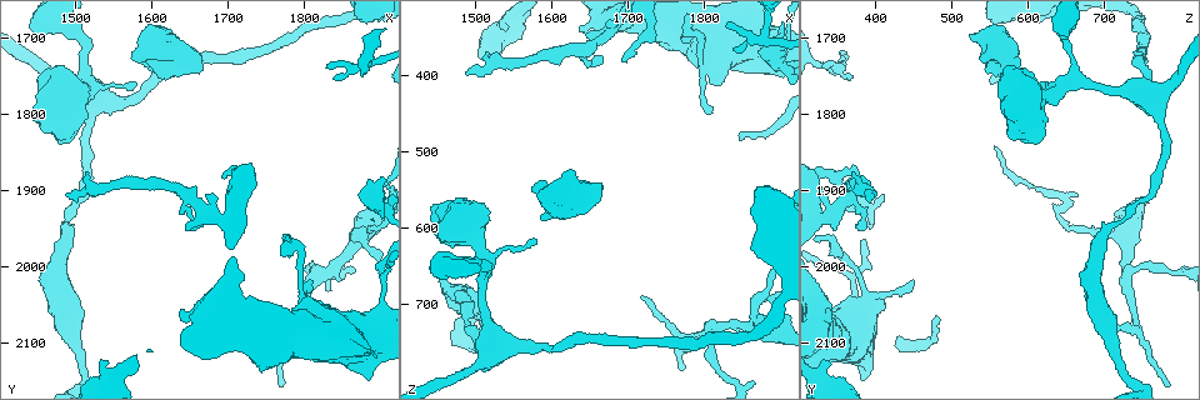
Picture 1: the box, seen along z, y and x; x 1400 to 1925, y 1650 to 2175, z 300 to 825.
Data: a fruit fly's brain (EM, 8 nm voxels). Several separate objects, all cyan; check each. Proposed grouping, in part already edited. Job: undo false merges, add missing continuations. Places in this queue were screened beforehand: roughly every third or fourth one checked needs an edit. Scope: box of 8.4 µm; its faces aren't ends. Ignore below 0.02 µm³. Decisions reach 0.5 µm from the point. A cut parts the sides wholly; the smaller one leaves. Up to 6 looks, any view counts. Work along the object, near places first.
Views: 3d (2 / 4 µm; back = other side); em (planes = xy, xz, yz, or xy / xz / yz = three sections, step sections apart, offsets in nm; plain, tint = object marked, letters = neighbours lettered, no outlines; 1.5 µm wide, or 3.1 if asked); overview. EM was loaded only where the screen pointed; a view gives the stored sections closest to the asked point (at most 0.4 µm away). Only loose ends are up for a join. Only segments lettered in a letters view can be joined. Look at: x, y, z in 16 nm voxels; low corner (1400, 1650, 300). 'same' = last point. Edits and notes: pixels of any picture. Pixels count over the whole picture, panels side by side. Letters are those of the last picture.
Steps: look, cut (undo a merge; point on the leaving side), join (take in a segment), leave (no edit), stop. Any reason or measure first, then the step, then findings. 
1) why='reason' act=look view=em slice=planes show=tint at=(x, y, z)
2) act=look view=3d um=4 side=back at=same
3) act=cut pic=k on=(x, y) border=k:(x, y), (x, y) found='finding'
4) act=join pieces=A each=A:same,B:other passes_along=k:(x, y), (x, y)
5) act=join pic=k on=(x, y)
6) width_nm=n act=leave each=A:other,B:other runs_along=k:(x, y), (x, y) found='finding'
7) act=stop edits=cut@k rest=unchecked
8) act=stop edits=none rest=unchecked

why='branch stops here' act=look view=em slice=planes show=letters at=(1455, 2025, 670)

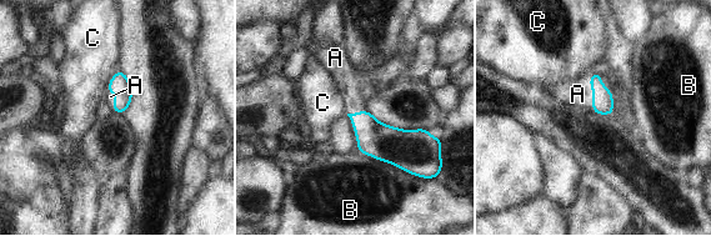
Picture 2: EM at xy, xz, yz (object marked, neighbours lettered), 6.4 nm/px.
longest_contact=B:400nm act=join pic=2 on=(577, 94) each=A:same,B:other,C:other passes_along=2:(602, 104), (592, 94), (577, 94) found='the neuron continues'

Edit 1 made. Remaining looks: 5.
act=look view=overview

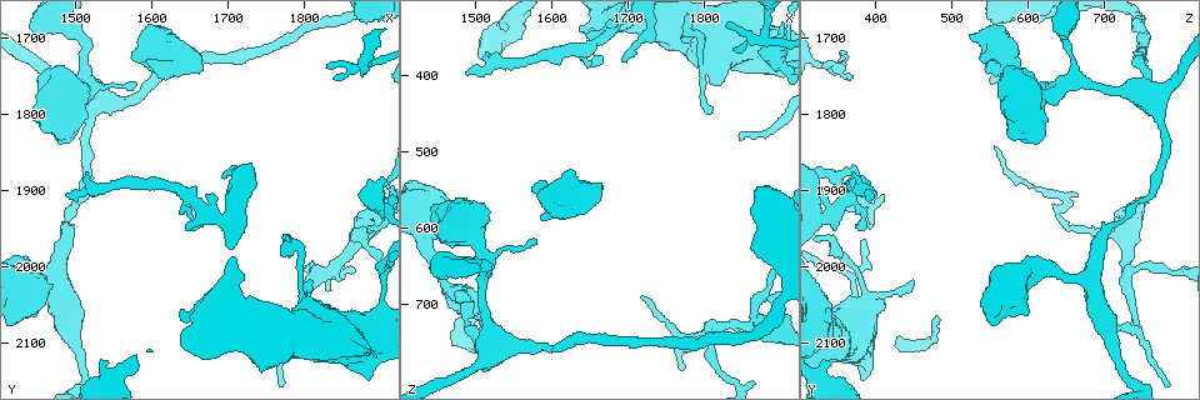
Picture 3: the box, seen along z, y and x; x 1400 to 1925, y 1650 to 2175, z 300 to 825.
why='sudden change in width' act=look view=em slice=xy step=8 show=letters at=(1800, 2020, 380)

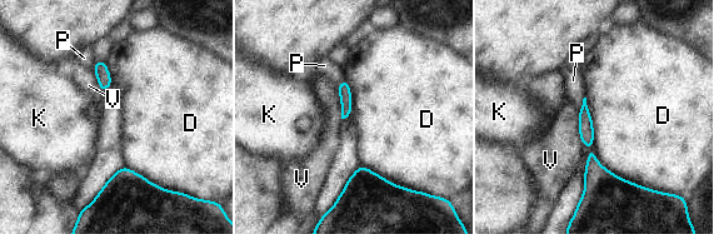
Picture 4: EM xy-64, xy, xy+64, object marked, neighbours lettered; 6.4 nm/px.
act=leave each=D:other,K:other,P:other,V:other border=4:(593, 148), (603, 165), (648, 188) found='all the same neuron'

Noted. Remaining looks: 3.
why='end of a long branch' act=look view=em slice=planes show=letters at=(1660, 1745, 545)

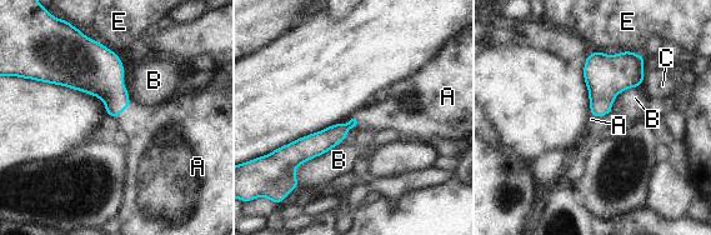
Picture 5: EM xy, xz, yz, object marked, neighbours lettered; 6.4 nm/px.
longest_contact=B:400nm act=join pic=5 on=(154, 133) each=A:same,B:other,C:other,E:other passes_along=5:(101, 78), (123, 110), (154, 133) found='the neuron continues'

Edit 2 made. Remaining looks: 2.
act=stop edits=join@2,join@5 rest=unchecked

